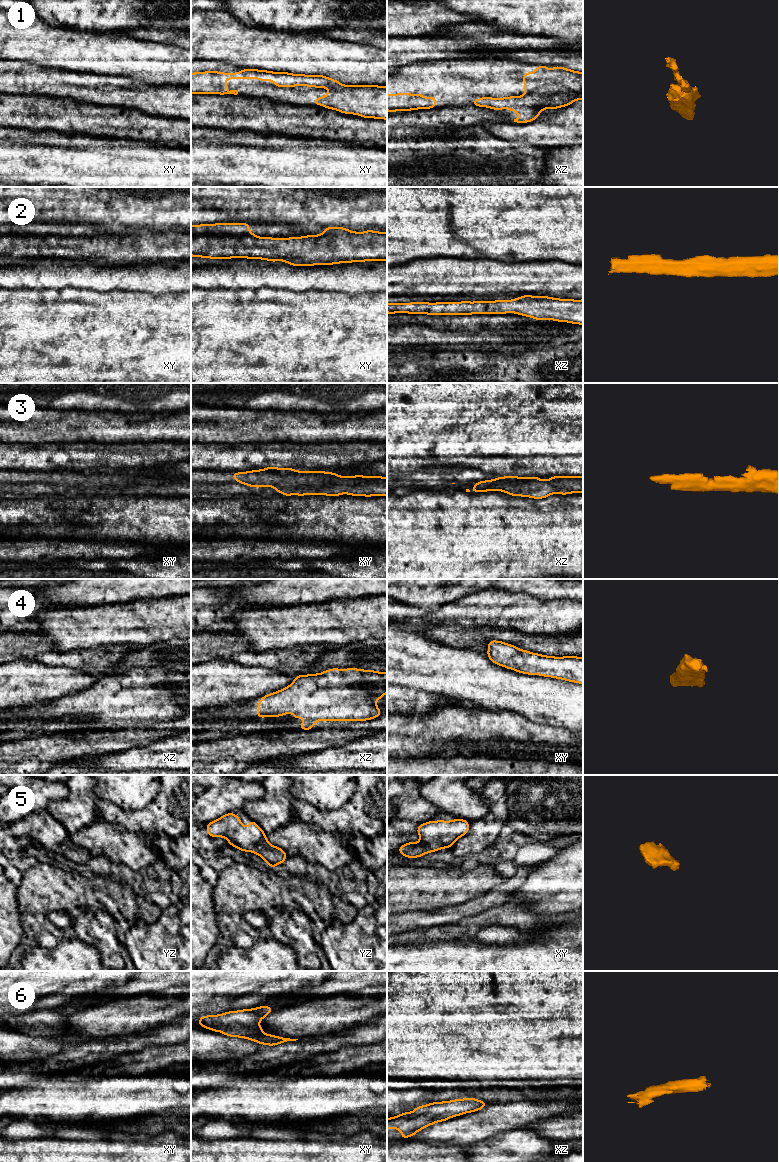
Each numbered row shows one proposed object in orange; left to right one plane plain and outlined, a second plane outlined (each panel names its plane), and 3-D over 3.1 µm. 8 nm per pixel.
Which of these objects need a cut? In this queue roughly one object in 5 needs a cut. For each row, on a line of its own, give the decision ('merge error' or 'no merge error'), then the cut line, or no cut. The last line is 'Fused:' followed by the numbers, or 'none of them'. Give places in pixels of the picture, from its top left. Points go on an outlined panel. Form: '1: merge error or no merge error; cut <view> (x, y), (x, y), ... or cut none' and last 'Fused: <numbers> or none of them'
1: merge error; cut xz (537, 95), (538, 98), (527, 105), (521, 115)
2: no merge error; cut none
3: no merge error; cut none
4: no merge error; cut none
5: no merge error; cut none
6: no merge error; cut none
Fused: 1

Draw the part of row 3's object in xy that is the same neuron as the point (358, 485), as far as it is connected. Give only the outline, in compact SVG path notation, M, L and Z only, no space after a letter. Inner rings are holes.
M269 466L265 469L232 474L234 480L250 487L273 487L274 491L290 495L387 496L387 477L344 476L324 471L297 471L293 468Z

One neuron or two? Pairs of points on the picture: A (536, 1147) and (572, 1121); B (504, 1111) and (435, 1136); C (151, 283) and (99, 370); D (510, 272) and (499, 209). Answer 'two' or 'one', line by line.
A: two
B: one
C: two
D: two

